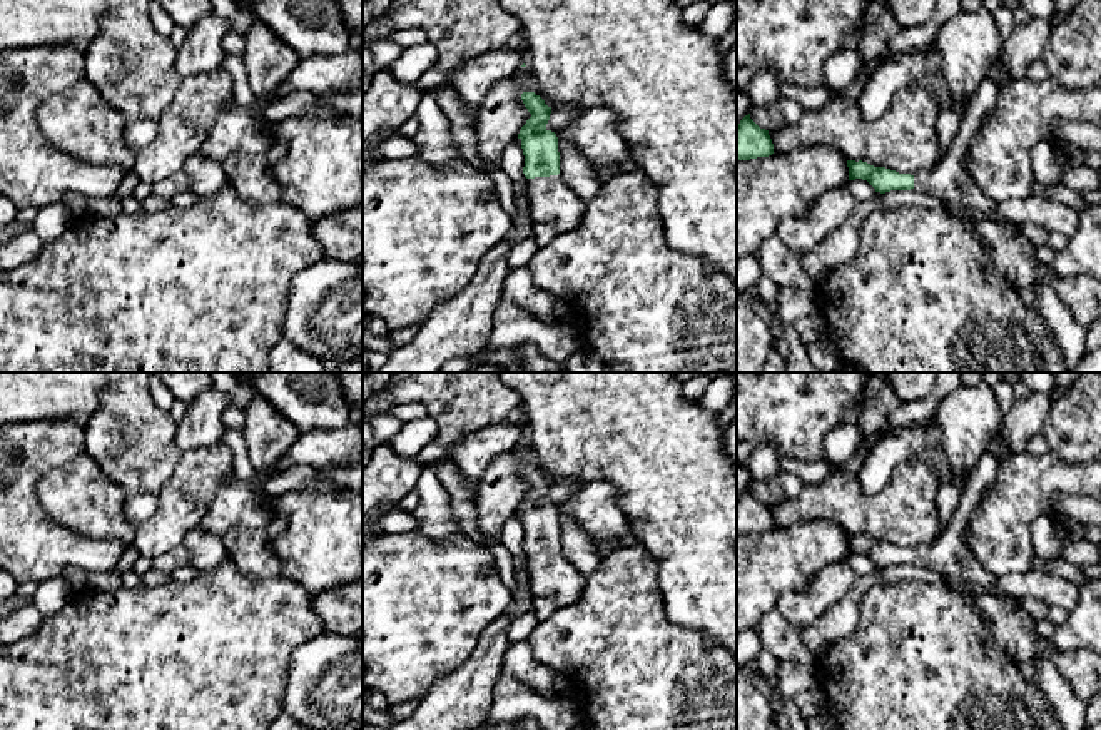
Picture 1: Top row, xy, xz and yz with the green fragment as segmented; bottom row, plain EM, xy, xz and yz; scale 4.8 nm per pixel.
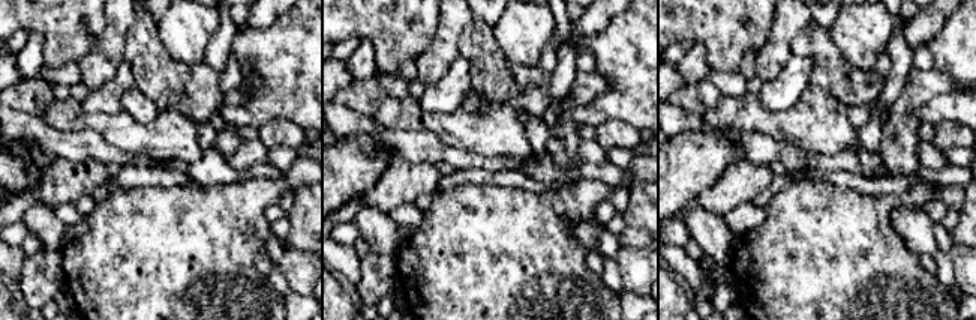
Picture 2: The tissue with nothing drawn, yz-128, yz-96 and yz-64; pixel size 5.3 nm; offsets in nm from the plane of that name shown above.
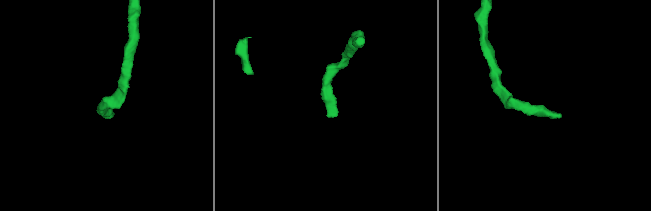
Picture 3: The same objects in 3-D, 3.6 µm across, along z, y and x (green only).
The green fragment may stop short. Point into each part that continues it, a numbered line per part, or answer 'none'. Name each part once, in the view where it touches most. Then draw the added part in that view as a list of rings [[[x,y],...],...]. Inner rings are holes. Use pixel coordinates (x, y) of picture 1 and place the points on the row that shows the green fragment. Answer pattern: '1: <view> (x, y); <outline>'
1: xz (555, 209); [[[558,175],[530,179],[528,202],[538,246],[575,229],[585,210],[585,202]]]

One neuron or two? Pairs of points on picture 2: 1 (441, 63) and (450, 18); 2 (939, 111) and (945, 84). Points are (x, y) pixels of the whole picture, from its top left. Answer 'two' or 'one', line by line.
1: one
2: two

